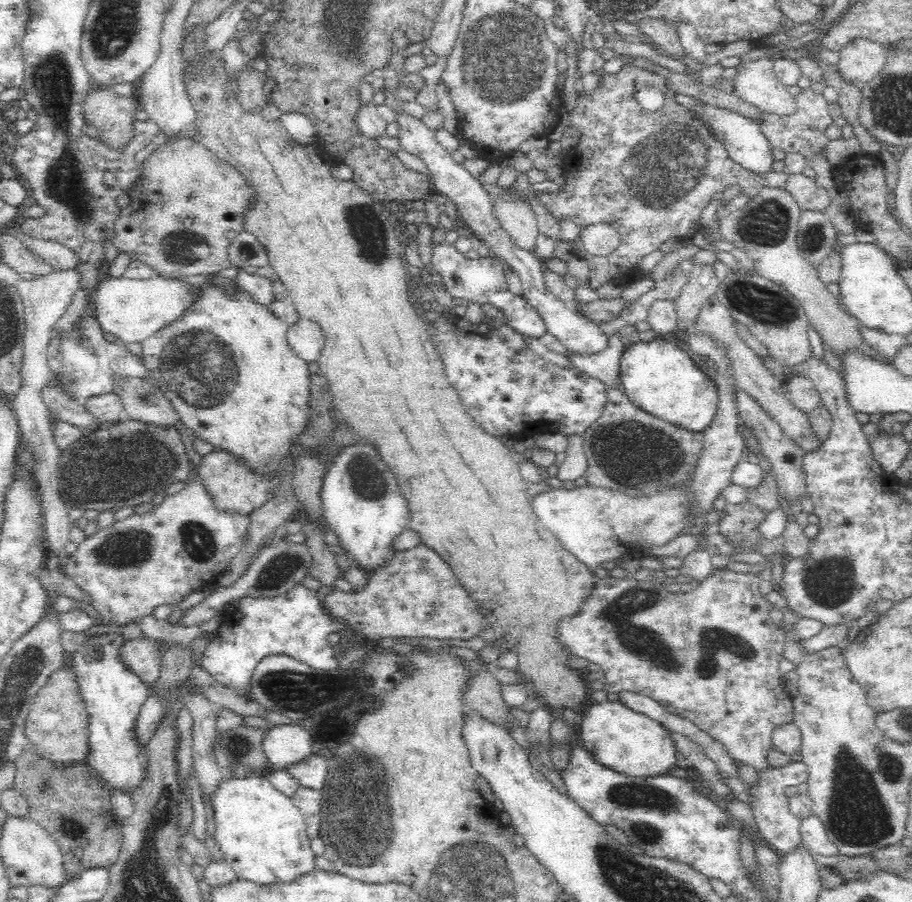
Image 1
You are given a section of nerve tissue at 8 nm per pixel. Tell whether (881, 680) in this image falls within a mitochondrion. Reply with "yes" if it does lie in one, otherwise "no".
no

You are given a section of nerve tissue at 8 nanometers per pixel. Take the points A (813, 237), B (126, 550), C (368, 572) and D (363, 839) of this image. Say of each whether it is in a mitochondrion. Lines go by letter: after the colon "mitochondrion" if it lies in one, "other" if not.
A: mitochondrion
B: mitochondrion
C: other
D: mitochondrion

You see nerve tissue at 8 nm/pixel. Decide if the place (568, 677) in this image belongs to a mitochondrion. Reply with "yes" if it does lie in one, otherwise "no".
no

